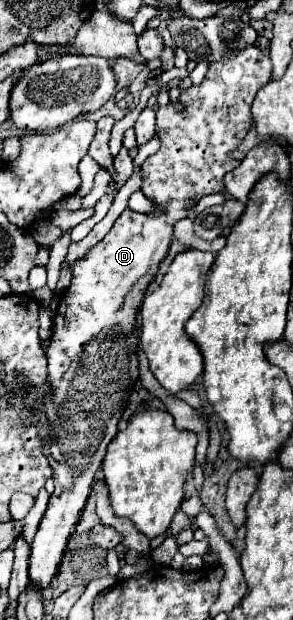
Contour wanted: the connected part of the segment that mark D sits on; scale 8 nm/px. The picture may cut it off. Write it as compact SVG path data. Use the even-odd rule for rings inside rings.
M248 46L232 56L222 56L212 62L202 84L190 86L186 92L178 96L180 104L186 104L186 110L176 110L172 104L160 106L156 110L156 134L160 138L160 150L146 158L142 164L142 186L146 198L154 202L154 212L140 214L126 208L120 218L114 222L112 230L90 248L82 258L78 258L72 266L74 280L72 286L62 294L60 306L54 316L54 332L50 340L48 356L48 384L52 388L54 398L46 398L46 418L50 424L50 438L44 446L44 454L54 470L54 492L50 496L48 508L42 516L38 532L32 542L30 554L30 578L34 588L44 588L52 582L60 568L60 560L66 548L70 534L74 532L76 520L82 514L82 508L90 496L90 488L96 476L96 470L102 466L106 456L106 448L118 432L118 420L128 404L128 398L138 380L138 310L142 306L144 292L154 282L158 274L160 262L168 256L174 224L188 216L188 210L198 204L198 200L206 194L224 190L224 174L234 170L240 162L230 156L232 150L244 140L252 126L250 106L256 92L268 82L272 76L270 52L260 50L258 46Z

